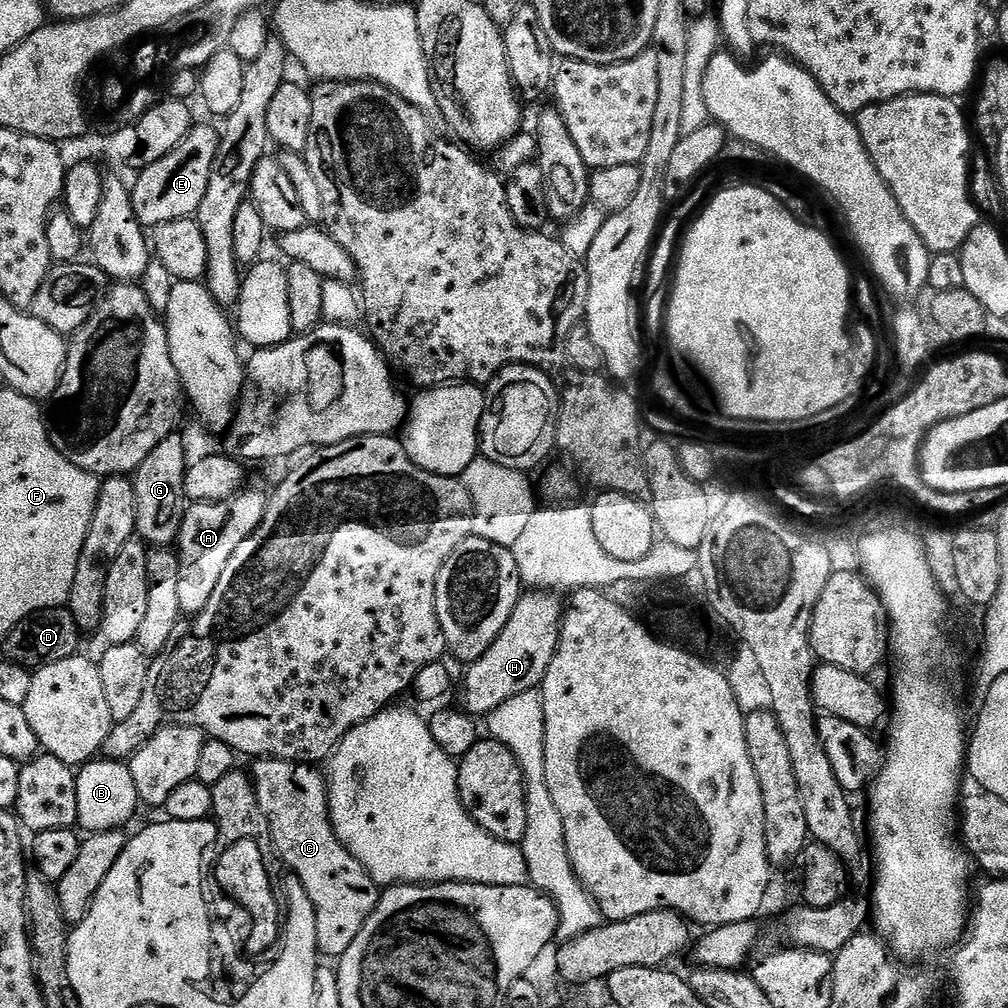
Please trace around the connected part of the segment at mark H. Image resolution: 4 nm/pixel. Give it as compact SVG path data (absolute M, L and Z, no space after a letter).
M551 590L521 595L514 614L510 614L510 622L506 622L502 634L498 634L494 646L490 646L482 658L471 661L463 673L464 693L458 704L469 716L486 718L498 710L506 698L514 698L514 694L531 692L543 685L546 670L550 670L550 662L554 662L554 654L560 645L560 629L566 611L565 601L560 599Z

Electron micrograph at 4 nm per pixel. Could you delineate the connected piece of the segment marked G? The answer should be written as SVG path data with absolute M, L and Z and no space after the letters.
M175 432L163 439L150 452L146 461L142 462L132 480L138 503L137 535L154 548L171 547L179 539L181 522L184 520L188 457L186 458L186 444L180 435L181 433Z

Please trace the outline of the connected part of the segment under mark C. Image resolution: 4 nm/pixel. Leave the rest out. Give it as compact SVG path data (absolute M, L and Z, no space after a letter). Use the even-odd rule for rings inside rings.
M260 758L250 768L252 784L256 787L258 804L262 806L262 817L268 820L267 835L272 841L275 855L284 859L287 871L300 879L306 886L306 894L310 894L310 902L314 902L314 914L318 918L318 950L321 957L339 958L350 950L350 942L358 938L362 926L366 926L366 918L374 914L374 906L378 906L381 889L370 878L370 874L342 846L342 842L332 829L332 815L328 813L328 786L326 776L319 767L310 764L297 764L294 760L273 760Z

